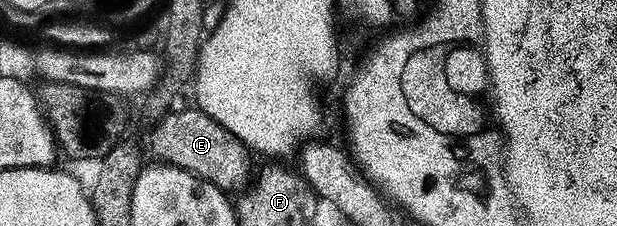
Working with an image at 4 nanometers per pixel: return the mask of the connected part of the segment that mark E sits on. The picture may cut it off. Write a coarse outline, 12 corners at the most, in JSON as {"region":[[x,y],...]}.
{"region":[[202,110],[169,113],[148,153],[222,192],[246,146]]}

